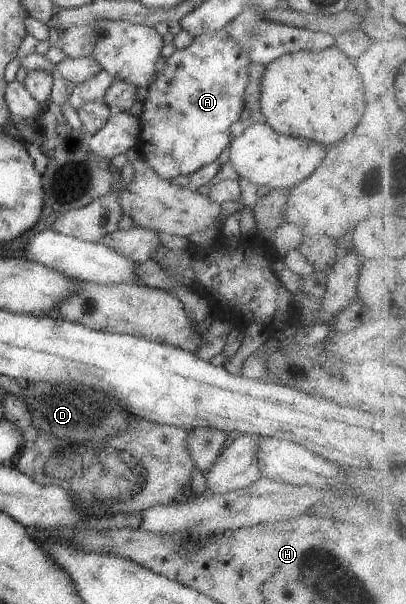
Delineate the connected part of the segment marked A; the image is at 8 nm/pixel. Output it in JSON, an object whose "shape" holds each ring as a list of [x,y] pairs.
{"shape":[[[225,29],[216,30],[215,32],[206,32],[206,34],[200,34],[198,37],[194,37],[192,44],[187,48],[177,49],[176,52],[162,64],[162,69],[158,75],[155,76],[155,80],[144,91],[145,95],[142,98],[142,114],[139,117],[141,121],[141,132],[137,147],[138,151],[145,156],[151,170],[154,170],[160,178],[170,181],[171,178],[176,178],[176,176],[180,175],[186,175],[188,177],[205,165],[217,161],[220,154],[227,149],[228,144],[231,142],[229,129],[233,123],[240,119],[240,115],[245,109],[244,92],[251,81],[250,72],[248,72],[248,68],[250,68],[251,64],[252,60],[250,60],[250,56],[248,56],[248,52],[244,52],[244,50],[236,44],[234,36],[230,36]]]}

